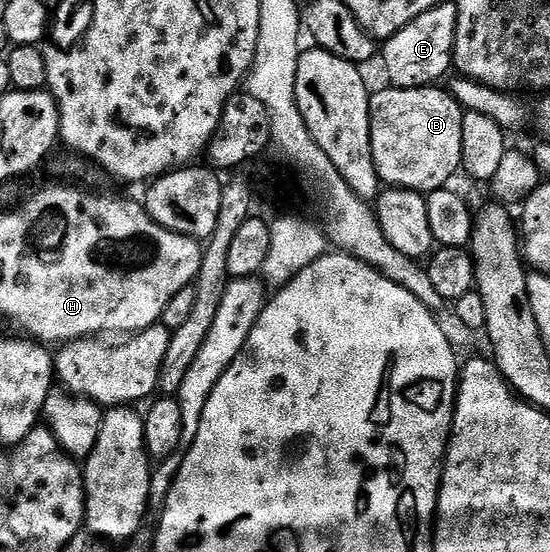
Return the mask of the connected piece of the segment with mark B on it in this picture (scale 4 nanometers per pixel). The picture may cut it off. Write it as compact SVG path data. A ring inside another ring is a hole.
M438 85L425 87L387 86L387 91L375 90L370 97L370 128L372 129L372 157L383 184L407 187L429 193L445 187L462 166L462 121L464 108L449 90Z

